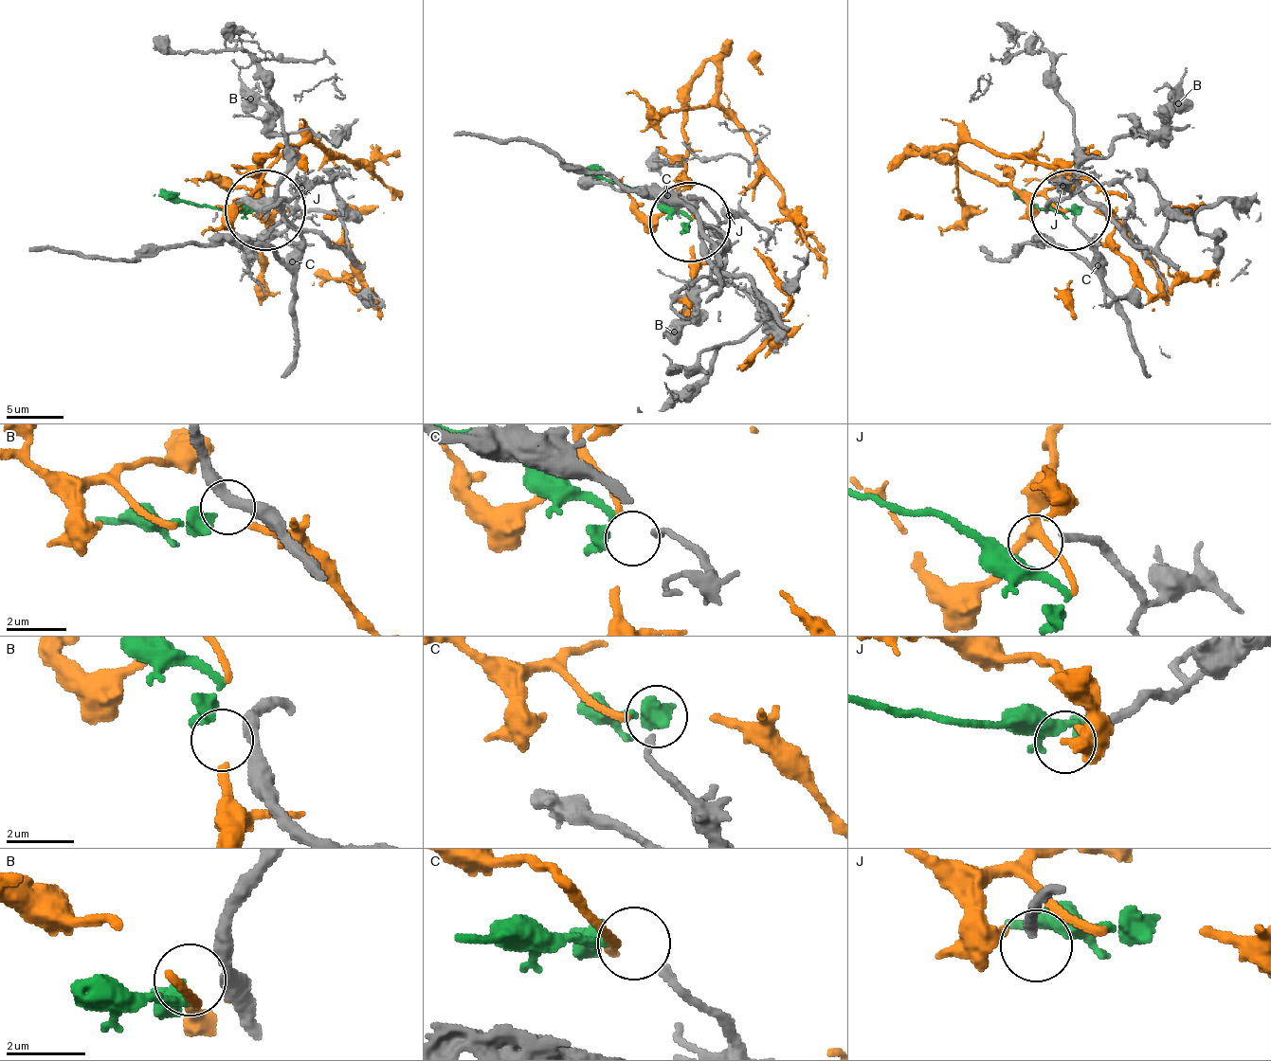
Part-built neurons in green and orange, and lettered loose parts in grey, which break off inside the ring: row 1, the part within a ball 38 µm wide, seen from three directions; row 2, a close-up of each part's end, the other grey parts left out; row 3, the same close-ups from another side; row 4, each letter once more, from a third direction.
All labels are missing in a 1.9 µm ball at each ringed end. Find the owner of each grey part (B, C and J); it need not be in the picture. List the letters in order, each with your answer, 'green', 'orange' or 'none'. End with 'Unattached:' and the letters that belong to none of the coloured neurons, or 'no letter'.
B: none
C: green
J: none
Unattached: B, J

